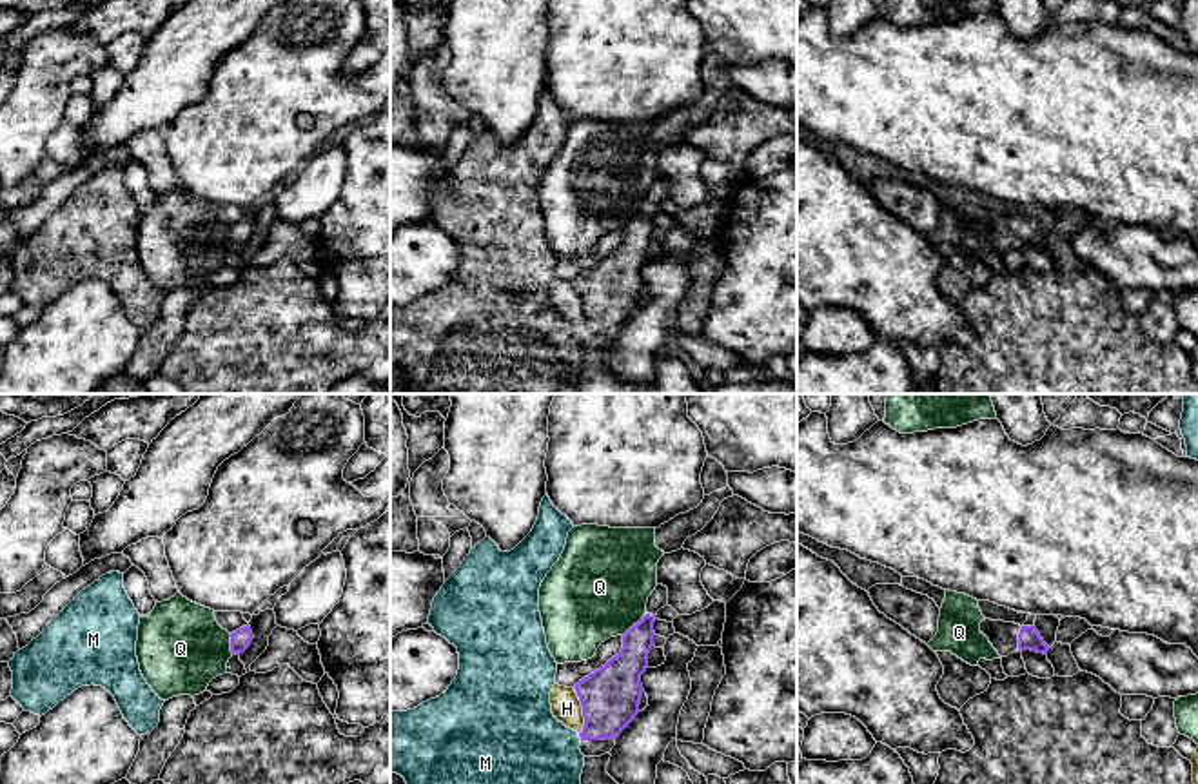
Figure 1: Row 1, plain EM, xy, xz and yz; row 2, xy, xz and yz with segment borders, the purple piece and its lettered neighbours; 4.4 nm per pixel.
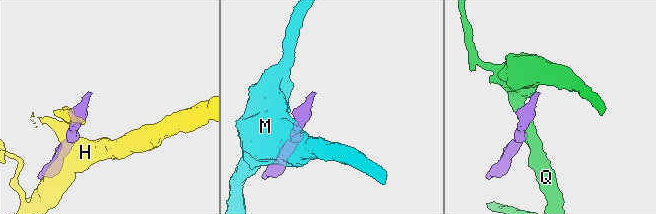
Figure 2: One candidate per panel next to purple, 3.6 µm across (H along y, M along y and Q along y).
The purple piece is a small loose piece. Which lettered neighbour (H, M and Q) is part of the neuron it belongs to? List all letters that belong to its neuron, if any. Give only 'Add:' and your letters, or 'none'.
Add: none

